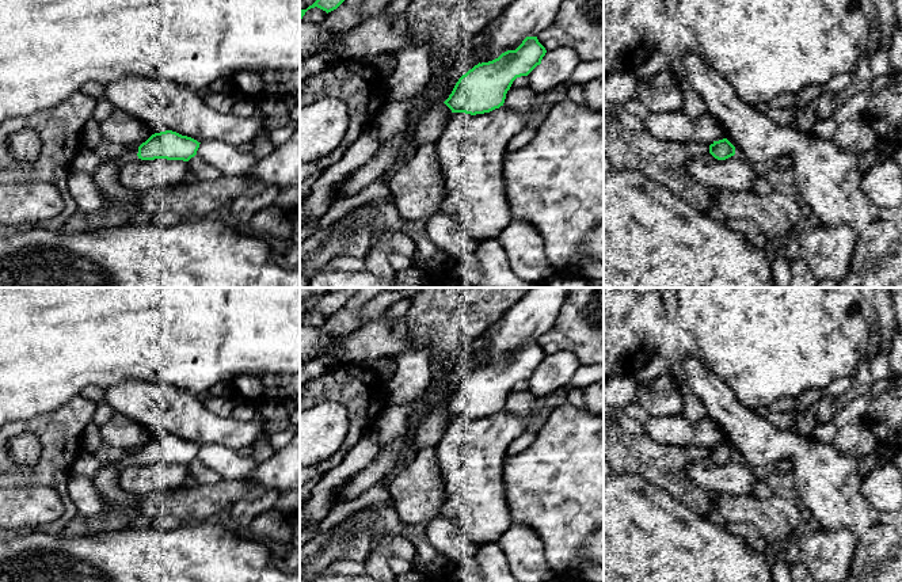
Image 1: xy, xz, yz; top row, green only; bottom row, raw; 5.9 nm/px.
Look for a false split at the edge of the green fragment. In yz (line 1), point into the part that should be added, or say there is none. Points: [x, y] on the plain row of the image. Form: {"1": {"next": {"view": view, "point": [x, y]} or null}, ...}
{"1": {"next": null}}

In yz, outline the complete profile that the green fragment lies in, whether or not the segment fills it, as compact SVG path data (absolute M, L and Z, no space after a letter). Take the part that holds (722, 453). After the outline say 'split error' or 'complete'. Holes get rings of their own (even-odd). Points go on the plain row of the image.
M723 442L709 449L709 457L718 464L726 464L735 459L735 450L727 442Z; complete

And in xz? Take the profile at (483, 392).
M526 341L515 354L507 354L488 366L479 366L456 387L444 406L452 416L471 419L490 416L503 410L517 381L528 380L545 360L537 341Z; complete

